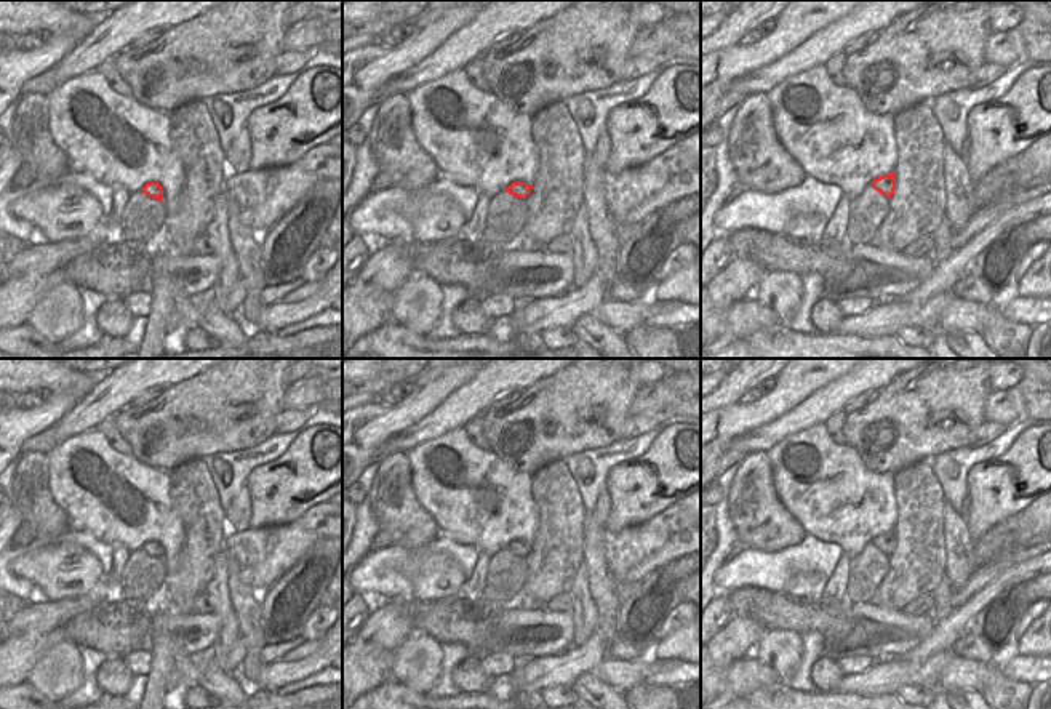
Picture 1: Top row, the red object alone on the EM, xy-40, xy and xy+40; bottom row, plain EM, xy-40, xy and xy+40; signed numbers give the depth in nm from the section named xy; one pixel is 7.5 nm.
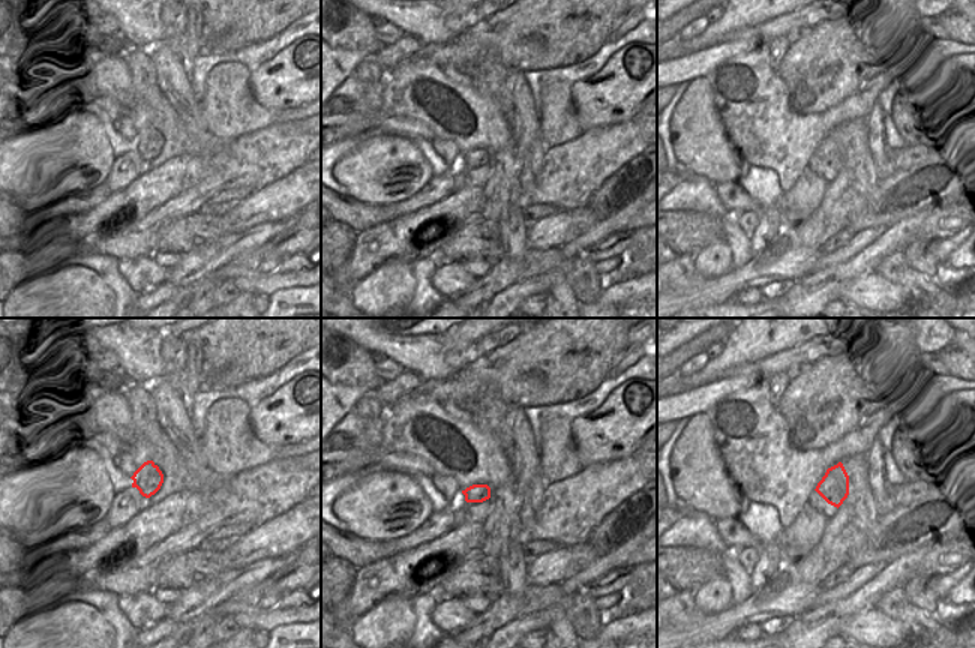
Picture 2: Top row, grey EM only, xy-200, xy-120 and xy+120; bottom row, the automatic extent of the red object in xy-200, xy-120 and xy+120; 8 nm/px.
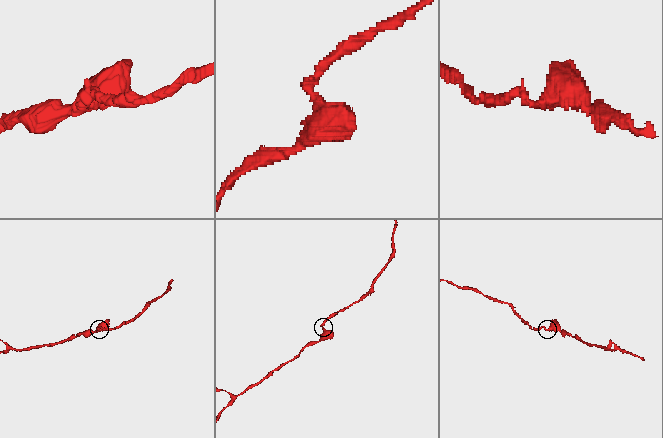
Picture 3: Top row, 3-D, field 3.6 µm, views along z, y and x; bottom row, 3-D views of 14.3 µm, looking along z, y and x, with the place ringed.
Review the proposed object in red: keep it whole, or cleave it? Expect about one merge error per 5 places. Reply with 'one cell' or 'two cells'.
one cell

